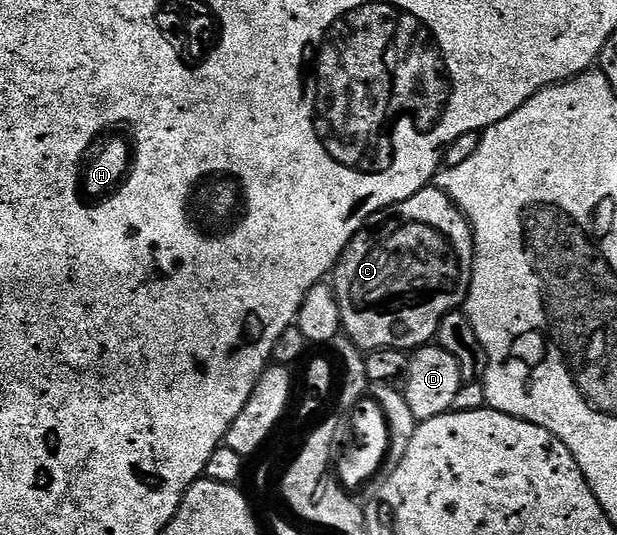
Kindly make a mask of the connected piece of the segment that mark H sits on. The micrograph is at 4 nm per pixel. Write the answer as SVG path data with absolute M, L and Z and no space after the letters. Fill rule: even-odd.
M117 119L117 123L97 127L93 139L85 143L85 151L77 155L77 171L73 171L73 195L77 198L77 207L84 211L101 211L101 207L113 203L113 199L129 187L133 171L137 171L137 155L141 155L141 139L137 139L137 127L133 127L129 119Z

